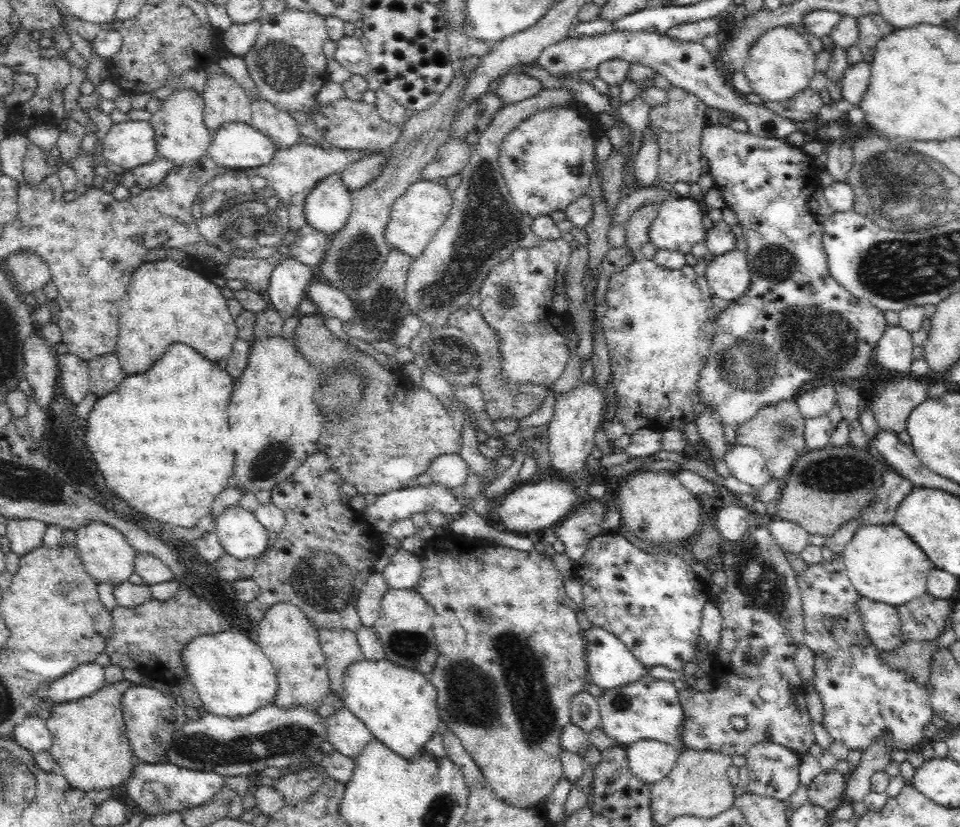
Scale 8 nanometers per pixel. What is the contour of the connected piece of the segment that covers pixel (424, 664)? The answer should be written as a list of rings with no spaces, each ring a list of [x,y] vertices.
[[[386,589],[380,600],[378,620],[372,628],[384,649],[385,659],[396,665],[403,665],[404,668],[416,669],[422,675],[428,676],[435,667],[439,654],[431,623],[435,617],[432,606],[424,602],[418,592],[411,589]]]

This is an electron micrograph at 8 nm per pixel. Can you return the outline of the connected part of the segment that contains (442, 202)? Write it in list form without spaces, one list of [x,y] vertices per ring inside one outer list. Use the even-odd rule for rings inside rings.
[[[420,179],[416,184],[411,184],[408,190],[392,206],[388,226],[385,228],[385,239],[391,247],[397,248],[405,255],[417,257],[424,252],[426,245],[446,218],[452,208],[452,191],[445,185],[436,181]]]

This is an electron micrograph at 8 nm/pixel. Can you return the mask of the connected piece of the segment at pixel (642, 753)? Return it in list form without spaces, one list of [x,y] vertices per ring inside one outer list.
[[[640,740],[635,744],[625,746],[629,769],[637,782],[644,782],[648,785],[660,782],[674,768],[679,757],[678,750],[670,744],[662,743],[656,740]]]

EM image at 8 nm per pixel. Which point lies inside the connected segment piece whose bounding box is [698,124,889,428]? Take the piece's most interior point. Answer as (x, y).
(795, 327)

